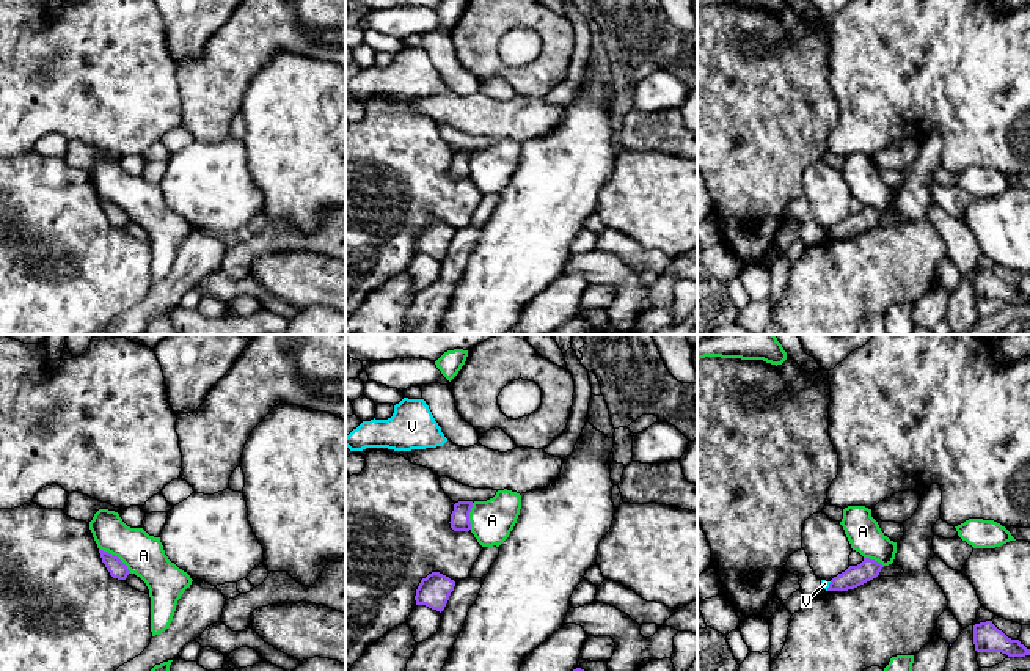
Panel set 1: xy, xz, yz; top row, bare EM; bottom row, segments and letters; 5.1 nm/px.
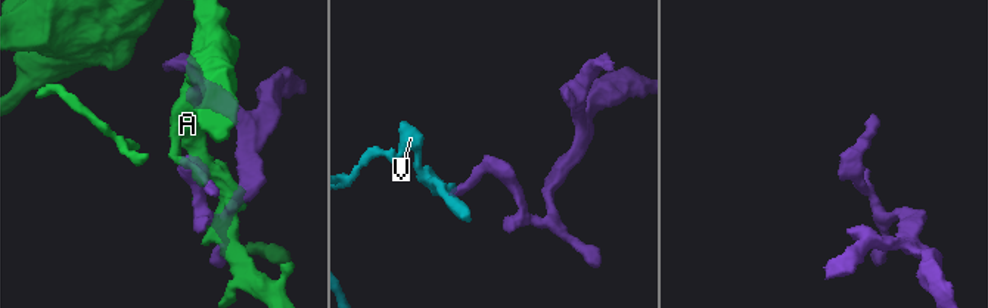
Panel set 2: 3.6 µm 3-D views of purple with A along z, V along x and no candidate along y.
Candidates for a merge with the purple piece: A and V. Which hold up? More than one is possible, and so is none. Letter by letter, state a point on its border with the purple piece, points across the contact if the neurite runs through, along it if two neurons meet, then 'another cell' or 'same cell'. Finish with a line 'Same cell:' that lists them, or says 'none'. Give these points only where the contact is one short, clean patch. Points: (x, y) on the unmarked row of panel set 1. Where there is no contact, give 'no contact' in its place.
A: contact xy (113, 203); border xy (98, 194), (113, 201), (131, 220); another cell
V: contact yz (829, 234); border yz (831, 230), (826, 238); another cell
Same cell: none

